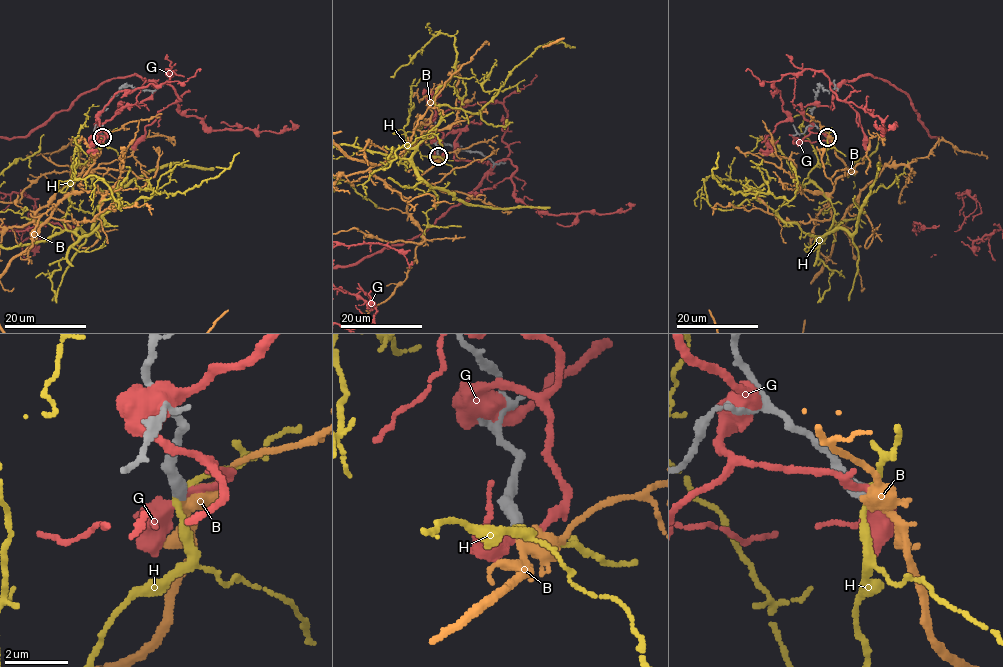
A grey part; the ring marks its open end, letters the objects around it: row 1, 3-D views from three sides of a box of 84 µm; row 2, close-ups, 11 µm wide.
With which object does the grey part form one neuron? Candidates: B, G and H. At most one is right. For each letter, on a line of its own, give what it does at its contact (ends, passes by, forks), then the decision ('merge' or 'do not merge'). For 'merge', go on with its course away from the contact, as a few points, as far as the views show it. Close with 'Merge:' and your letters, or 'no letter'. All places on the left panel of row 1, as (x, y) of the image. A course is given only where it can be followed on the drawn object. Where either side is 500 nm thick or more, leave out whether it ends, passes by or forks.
B: it passes by | merge
G: it passes by | do not merge
H: it passes by | do not merge
Merge: B

